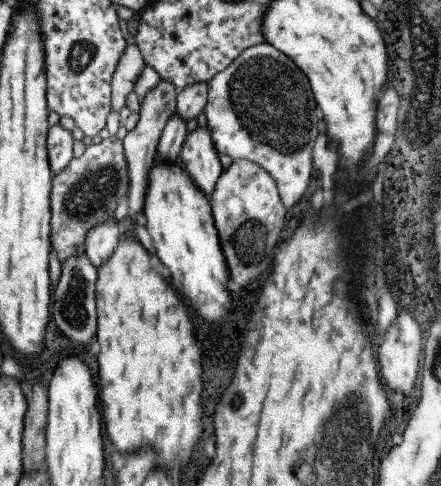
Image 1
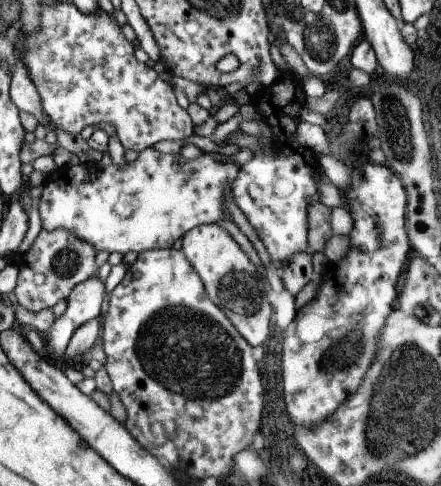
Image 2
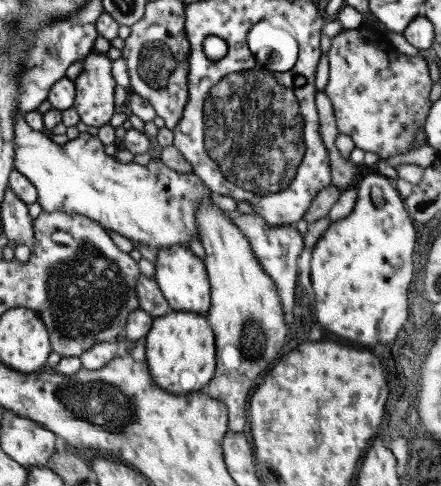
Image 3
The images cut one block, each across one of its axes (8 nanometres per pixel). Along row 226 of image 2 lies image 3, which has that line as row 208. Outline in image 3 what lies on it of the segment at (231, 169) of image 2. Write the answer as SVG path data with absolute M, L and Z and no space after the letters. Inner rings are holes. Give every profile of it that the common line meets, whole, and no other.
M17 113L13 122L13 166L36 188L36 202L42 210L48 213L65 211L67 214L83 215L105 230L128 238L133 245L139 243L153 250L171 246L187 248L191 237L198 239L194 212L196 206L205 197L209 197L209 190L192 172L177 173L160 160L151 159L145 166L133 161L121 163L113 156L103 153L102 142L96 135L88 132L79 133L65 144L55 144L43 133L33 130L23 120L23 113Z

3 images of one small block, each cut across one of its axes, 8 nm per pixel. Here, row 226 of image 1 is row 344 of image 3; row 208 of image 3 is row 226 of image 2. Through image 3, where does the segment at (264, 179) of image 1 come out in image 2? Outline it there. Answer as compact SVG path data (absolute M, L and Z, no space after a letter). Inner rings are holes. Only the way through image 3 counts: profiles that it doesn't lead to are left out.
M216 223L193 227L180 239L180 249L199 275L207 298L229 319L249 346L263 346L268 338L271 307L265 295L268 284L261 279L257 268L227 231Z

